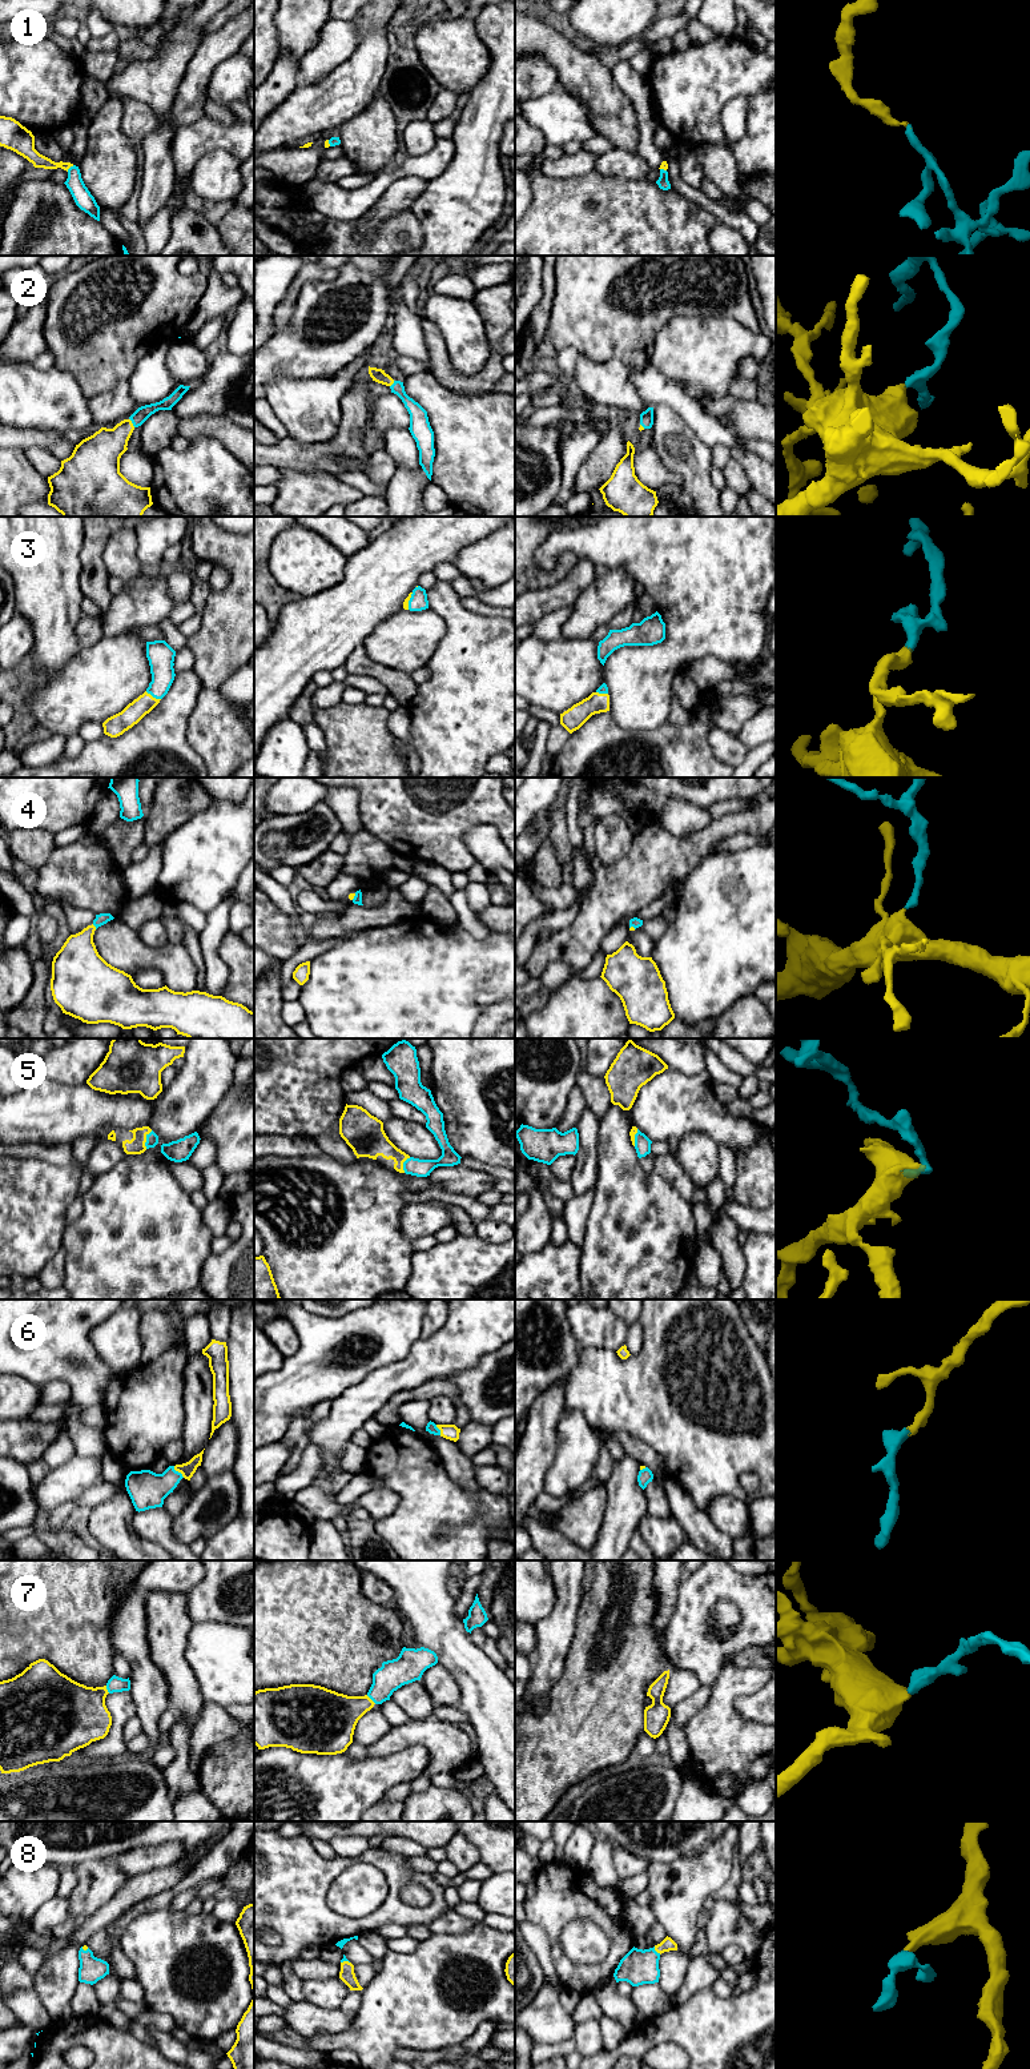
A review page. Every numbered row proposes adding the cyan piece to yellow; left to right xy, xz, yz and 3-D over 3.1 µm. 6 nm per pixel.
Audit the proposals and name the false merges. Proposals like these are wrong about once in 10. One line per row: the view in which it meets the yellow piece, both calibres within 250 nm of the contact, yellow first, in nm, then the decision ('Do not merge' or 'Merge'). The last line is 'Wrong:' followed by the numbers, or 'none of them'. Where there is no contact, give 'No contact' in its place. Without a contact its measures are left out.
1: Touches yellow in xy. Thickness 80 nm (yellow) against 110 nm. Merge
2: Touches yellow in xy. Thickness 240 nm (yellow) against 90 nm. Merge
3: Touches yellow in xy. Thickness 120 nm (yellow) against 160 nm. Merge
4: Touches yellow in xy. Thickness 280 nm (yellow) against 70 nm. Merge
5: Touches yellow in xy. Thickness 100 nm (yellow) against 80 nm. Merge
6: Touches yellow in xy. Thickness 90 nm (yellow) against 220 nm. Merge
7: Touches yellow in xz. Thickness 300 nm (yellow) against 170 nm. Merge
8: Touches yellow in yz. Thickness 80 nm (yellow) against 220 nm. Merge
Wrong: none of them

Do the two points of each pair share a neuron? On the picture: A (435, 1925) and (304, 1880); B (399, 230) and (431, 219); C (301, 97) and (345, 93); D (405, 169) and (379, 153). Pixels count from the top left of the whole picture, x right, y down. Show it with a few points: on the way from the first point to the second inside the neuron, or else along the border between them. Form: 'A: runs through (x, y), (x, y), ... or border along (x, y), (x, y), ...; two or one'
A: border along (449, 1909), (438, 1915), (427, 1925); two
B: border along (410, 209), (419, 221), (425, 241); two
C: runs through (312, 97), (334, 97); one
D: border along (391, 167), (375, 176); two

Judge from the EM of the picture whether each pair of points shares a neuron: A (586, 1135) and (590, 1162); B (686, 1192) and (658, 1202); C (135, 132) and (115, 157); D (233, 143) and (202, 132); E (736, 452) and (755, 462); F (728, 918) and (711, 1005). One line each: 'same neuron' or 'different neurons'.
A: same neuron
B: different neurons
C: different neurons
D: same neuron
E: same neuron
F: same neuron

